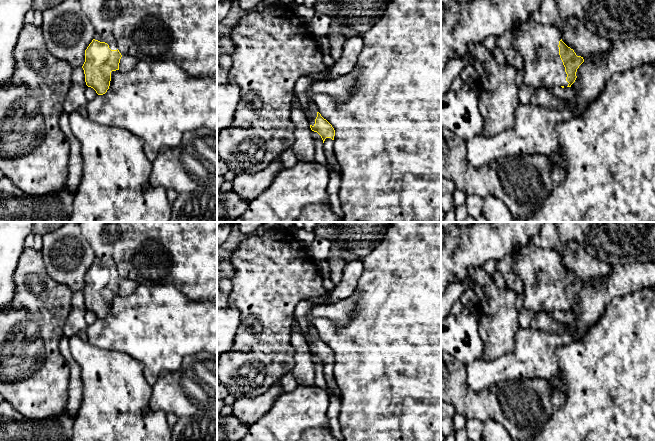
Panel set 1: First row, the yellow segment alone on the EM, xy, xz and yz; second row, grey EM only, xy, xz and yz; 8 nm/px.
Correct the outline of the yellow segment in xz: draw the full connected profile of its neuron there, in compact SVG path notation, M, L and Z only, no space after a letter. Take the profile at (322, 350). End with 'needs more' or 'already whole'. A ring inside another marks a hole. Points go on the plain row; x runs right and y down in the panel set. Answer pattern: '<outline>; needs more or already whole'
M355 290L349 297L334 303L323 303L314 305L308 313L309 334L306 336L310 352L317 356L323 364L324 378L328 389L336 396L339 390L334 378L335 354L332 349L324 343L312 328L311 321L314 318L326 318L339 324L347 323L351 318L358 302L358 293Z; needs more

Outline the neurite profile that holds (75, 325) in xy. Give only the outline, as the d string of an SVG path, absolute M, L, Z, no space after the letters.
M82 291L72 292L70 311L63 327L63 333L67 337L79 336L84 341L88 340L87 327L85 321L85 298Z

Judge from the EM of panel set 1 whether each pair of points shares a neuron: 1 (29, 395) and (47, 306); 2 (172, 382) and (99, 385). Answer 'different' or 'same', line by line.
1: same
2: different

